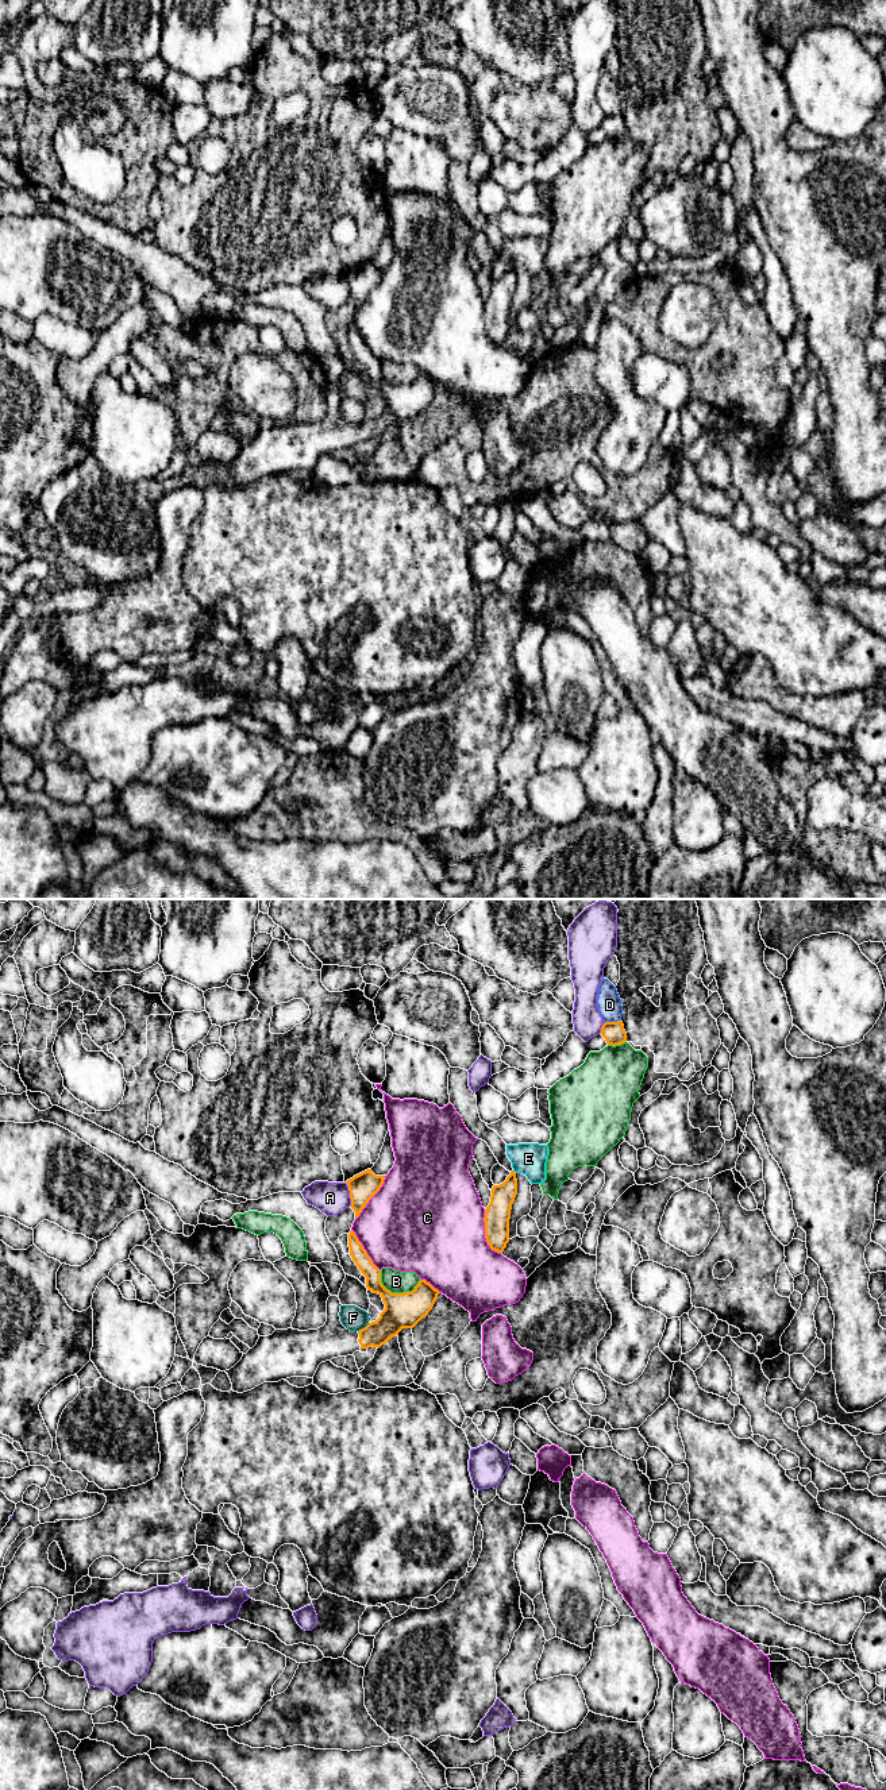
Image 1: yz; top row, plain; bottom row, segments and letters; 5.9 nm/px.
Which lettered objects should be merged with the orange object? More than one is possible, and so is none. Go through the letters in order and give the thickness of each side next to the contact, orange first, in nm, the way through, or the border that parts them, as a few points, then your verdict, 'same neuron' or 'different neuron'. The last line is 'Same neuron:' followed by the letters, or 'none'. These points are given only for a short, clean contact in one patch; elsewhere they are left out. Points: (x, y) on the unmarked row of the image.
A: calibres 160 and 190 nm; different neuron
B: calibres 220 and 140 nm; different neuron
C: calibres 160 and 500 nm; different neuron
D: calibres 130 and 140 nm; different neuron
E: calibres 140 and 190 nm; border yz (512, 263), (516, 265); different neuron
F: calibres 200 and 140 nm; border yz (369, 416), (358, 424); different neuron
Same neuron: none

